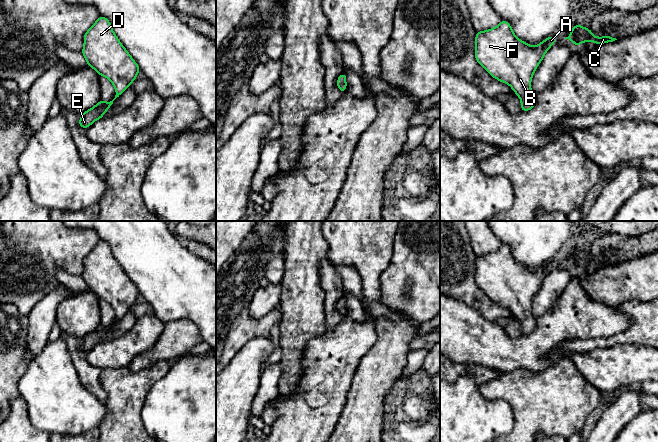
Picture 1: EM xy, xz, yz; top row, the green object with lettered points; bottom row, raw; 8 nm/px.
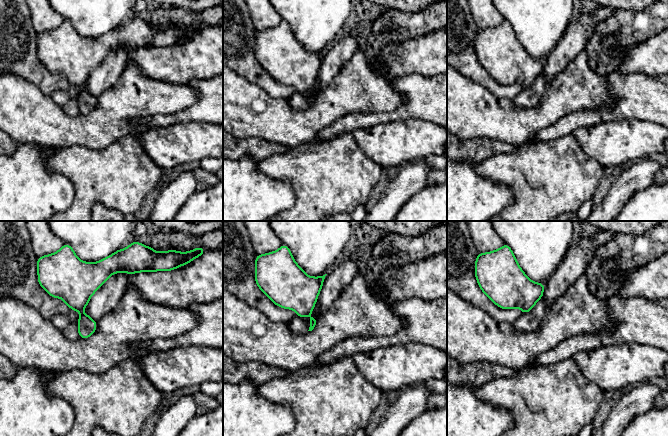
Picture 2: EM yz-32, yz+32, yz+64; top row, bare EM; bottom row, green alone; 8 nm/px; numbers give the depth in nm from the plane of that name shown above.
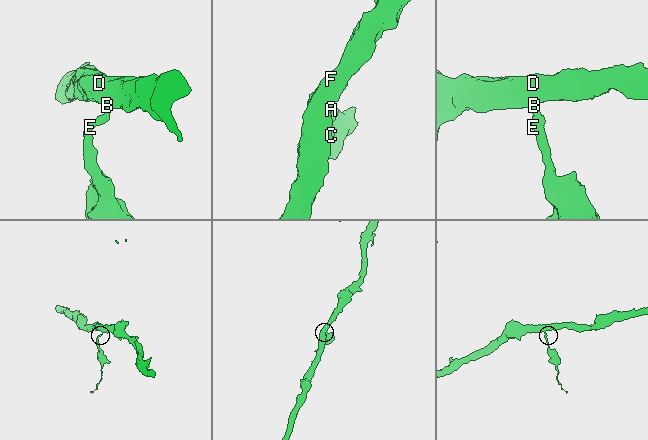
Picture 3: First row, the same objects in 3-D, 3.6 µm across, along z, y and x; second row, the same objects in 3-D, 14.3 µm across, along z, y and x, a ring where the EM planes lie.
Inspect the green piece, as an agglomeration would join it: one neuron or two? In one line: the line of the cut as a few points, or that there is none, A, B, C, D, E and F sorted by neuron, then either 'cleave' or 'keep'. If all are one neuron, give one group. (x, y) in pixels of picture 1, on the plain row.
no cut | A B C D E F | keep

